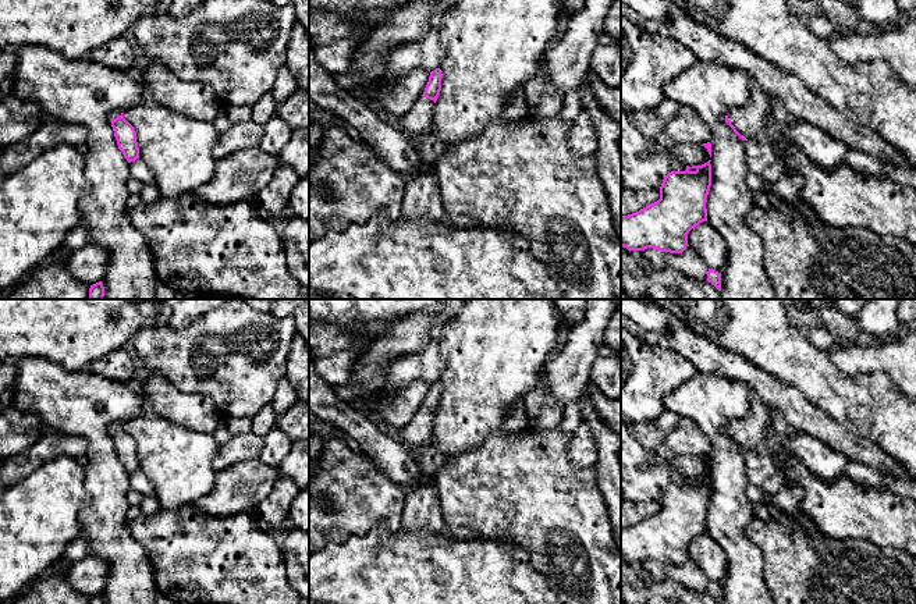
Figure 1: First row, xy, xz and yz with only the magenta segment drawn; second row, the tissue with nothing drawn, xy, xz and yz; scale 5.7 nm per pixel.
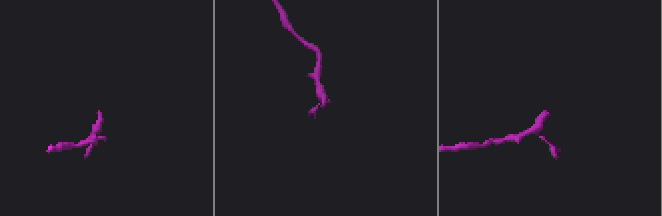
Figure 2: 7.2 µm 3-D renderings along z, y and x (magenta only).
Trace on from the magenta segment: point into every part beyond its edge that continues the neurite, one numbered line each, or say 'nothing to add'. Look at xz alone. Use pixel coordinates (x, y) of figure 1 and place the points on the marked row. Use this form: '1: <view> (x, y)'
1: xz (418, 121)

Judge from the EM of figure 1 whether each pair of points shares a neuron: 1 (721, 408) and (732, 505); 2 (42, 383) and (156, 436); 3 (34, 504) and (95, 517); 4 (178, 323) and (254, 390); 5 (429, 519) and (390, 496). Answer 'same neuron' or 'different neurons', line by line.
1: same neuron
2: different neurons
3: different neurons
4: different neurons
5: different neurons

